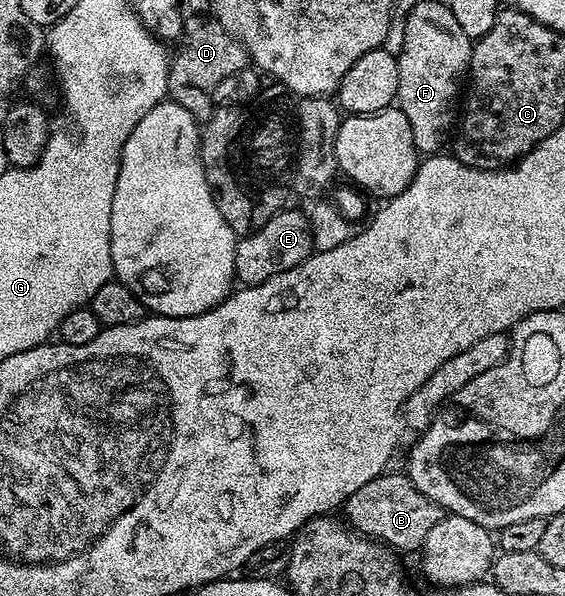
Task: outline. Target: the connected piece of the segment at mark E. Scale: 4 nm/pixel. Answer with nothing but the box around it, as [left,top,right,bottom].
[233,208,315,287]

